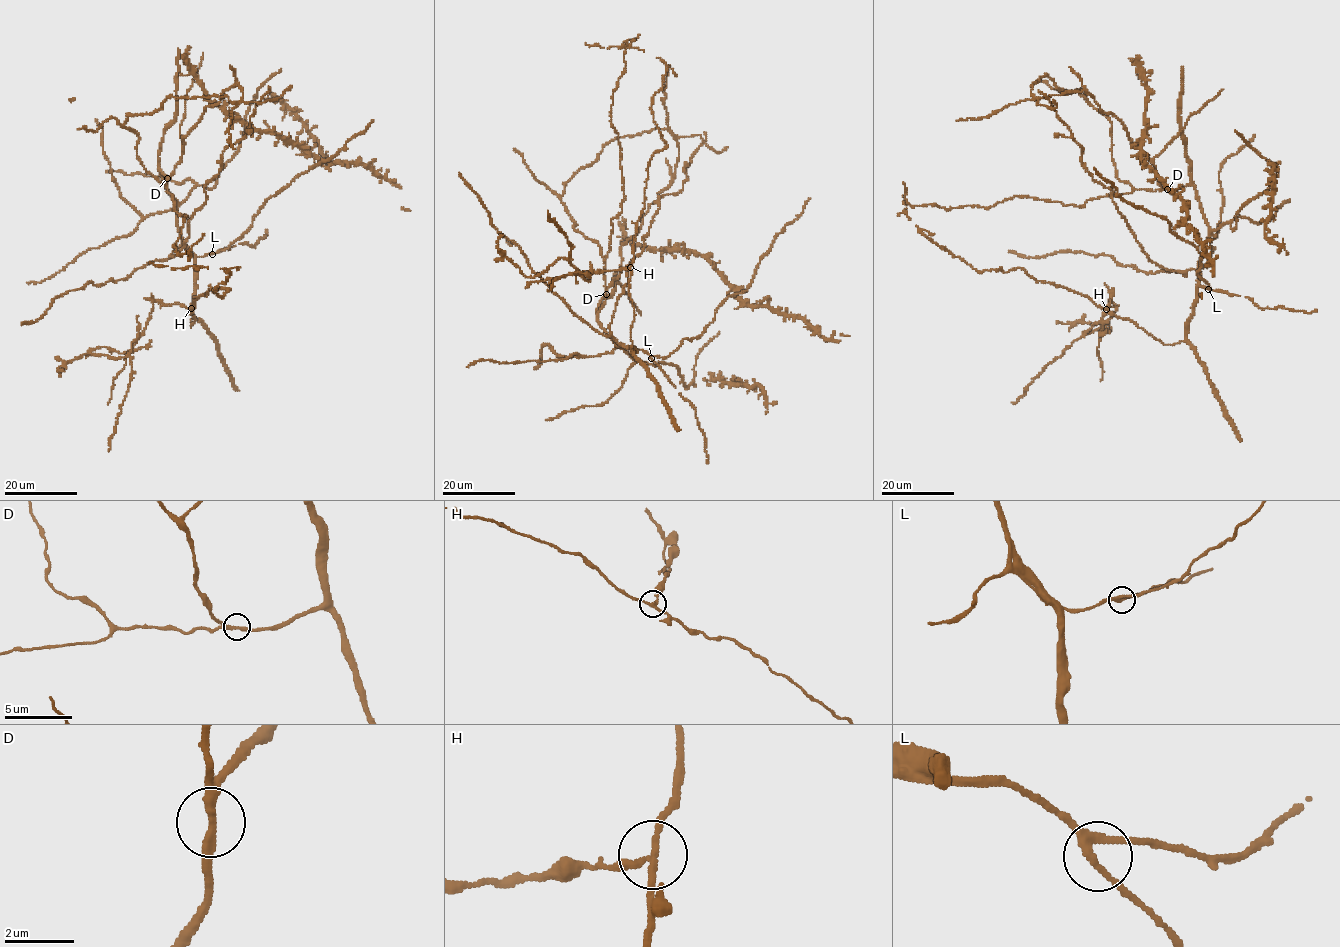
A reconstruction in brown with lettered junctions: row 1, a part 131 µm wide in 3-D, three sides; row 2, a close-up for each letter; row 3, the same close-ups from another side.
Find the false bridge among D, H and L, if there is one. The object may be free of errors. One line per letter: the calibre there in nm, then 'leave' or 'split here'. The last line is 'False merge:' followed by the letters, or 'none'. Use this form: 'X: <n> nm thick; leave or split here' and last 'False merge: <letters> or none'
D: 240 nm thick; leave
H: 170 nm thick; split here
L: 200 nm thick; leave
False merge: H

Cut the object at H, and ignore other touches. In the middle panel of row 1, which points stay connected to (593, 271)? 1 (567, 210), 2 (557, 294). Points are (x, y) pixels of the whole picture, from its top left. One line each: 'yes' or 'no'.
1: no
2: no

